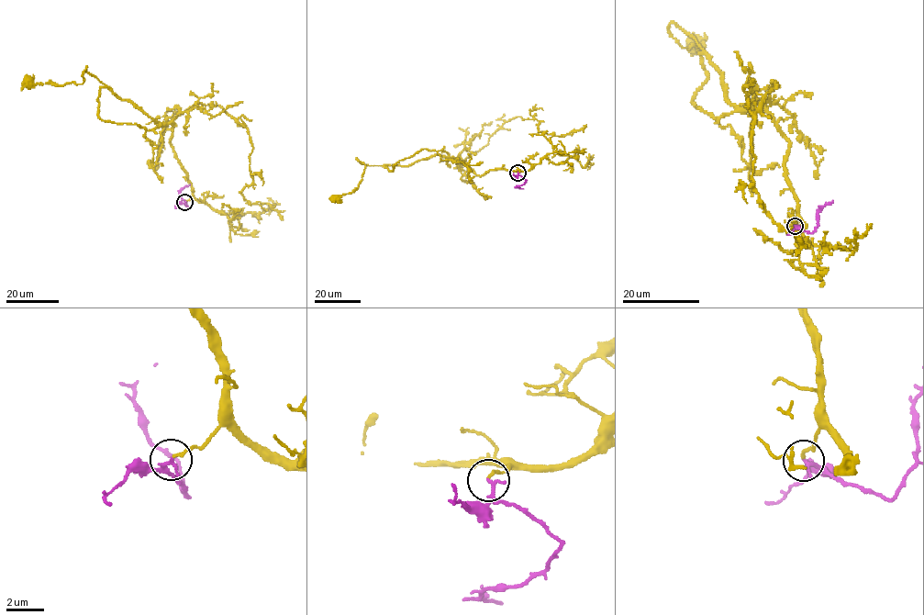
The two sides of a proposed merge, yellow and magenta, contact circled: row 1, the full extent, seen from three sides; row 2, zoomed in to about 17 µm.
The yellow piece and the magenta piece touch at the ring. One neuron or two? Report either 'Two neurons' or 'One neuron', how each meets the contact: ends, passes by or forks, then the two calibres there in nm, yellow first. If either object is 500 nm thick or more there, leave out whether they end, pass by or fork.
One neuron. At the ring yellow ends. At the ring magenta ends. Thickness 150 nm (yellow) against 180 nm

